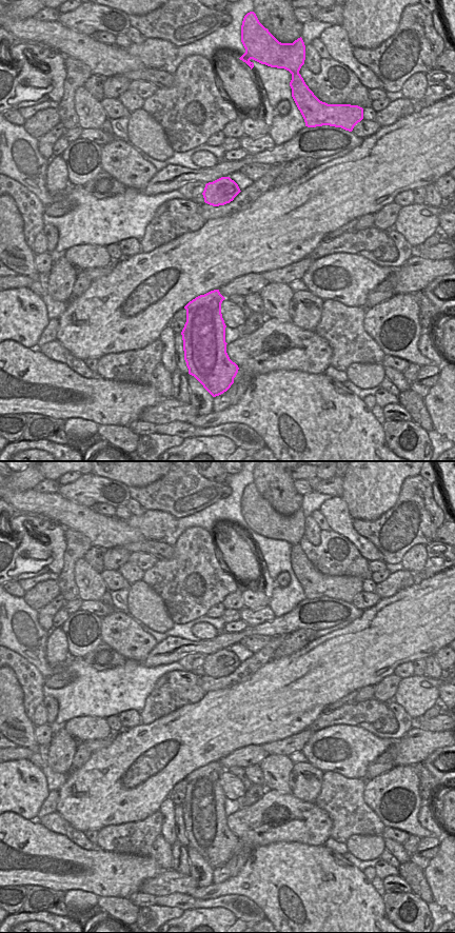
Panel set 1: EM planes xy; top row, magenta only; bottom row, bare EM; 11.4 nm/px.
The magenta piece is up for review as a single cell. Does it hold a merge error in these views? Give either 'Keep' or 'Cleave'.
Keep.

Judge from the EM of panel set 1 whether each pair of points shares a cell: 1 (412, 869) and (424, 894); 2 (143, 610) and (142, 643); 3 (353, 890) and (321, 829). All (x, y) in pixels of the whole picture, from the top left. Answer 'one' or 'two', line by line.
1: one
2: two
3: two

